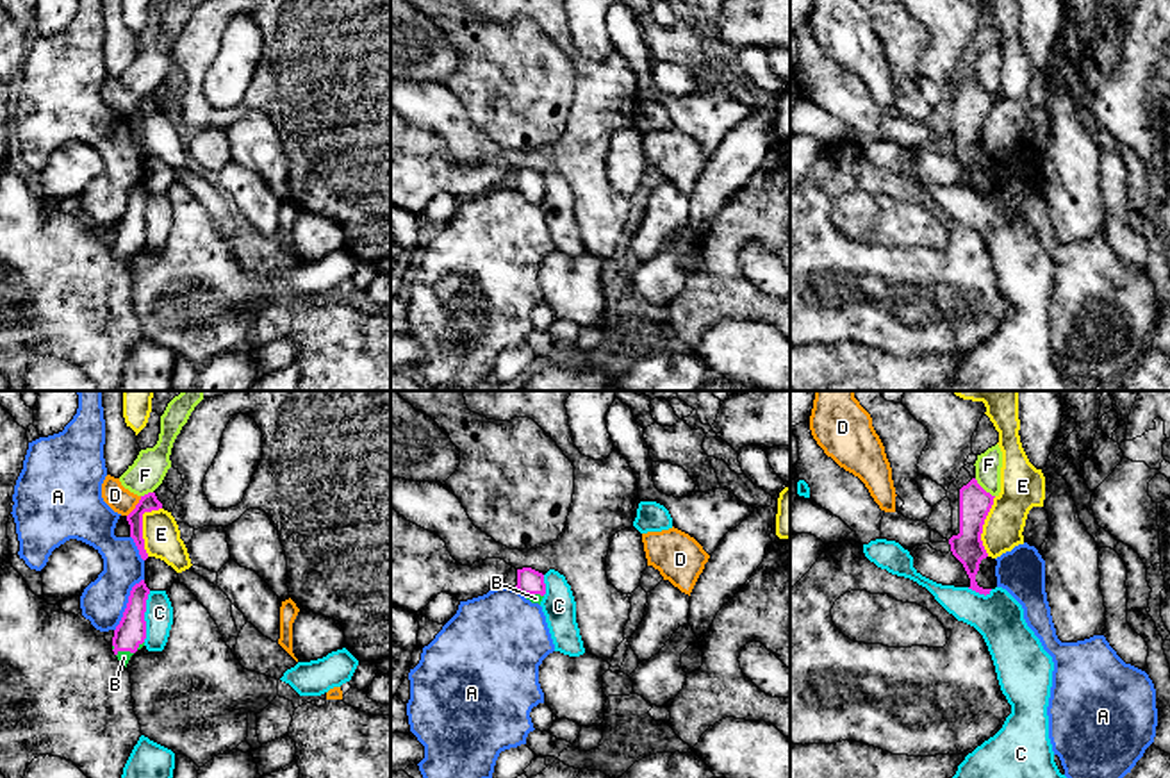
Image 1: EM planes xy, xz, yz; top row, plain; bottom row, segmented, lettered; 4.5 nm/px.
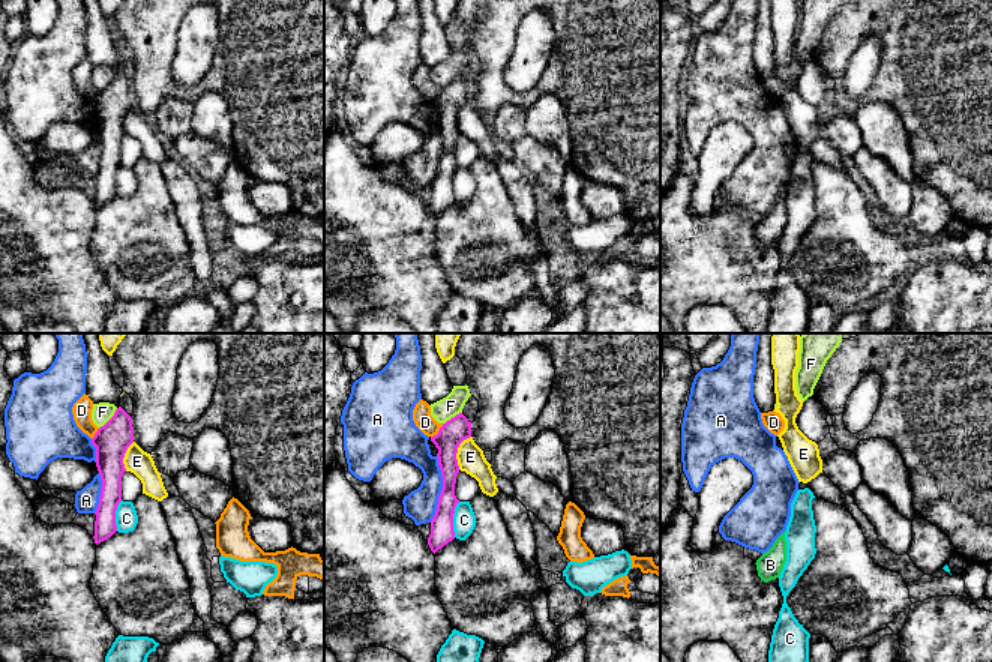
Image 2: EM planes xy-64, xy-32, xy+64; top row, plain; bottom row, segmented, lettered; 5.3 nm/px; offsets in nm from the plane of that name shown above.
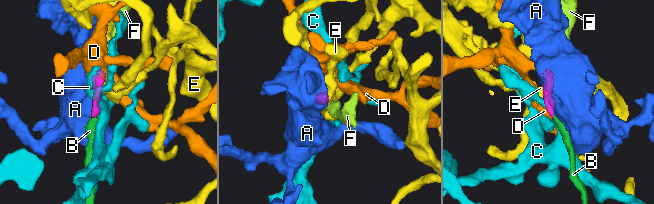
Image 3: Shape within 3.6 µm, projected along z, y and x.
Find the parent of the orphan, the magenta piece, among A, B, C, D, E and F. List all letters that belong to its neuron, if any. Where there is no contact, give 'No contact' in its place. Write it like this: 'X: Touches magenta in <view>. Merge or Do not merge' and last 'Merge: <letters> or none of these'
A: Touches magenta in xy. Do not merge
B: Touches magenta in xy. Merge
C: Touches magenta in xy. Do not merge
D: Touches magenta in xy. Do not merge
E: Touches magenta in xy. Do not merge
F: Touches magenta in yz. Do not merge
Merge: B

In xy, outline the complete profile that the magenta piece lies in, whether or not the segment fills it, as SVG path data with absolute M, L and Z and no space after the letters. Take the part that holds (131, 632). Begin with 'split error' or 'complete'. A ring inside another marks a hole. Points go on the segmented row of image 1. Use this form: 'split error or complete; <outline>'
split error; M141 580L132 587L123 617L114 630L112 651L125 667L130 657L144 646L146 639L144 612L148 594L150 589L146 587L144 580Z

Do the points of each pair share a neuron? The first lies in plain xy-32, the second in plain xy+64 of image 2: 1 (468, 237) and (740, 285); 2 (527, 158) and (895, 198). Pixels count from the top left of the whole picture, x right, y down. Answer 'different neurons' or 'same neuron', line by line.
1: different neurons
2: same neuron

